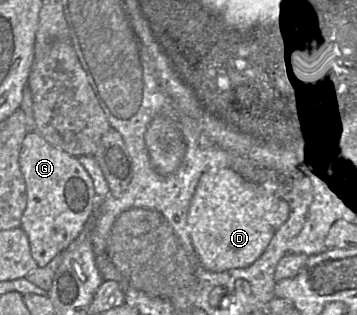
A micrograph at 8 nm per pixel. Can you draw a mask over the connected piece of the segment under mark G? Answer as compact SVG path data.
M36 131L25 135L19 165L27 195L20 228L28 236L37 267L44 267L76 239L86 224L91 224L101 200L78 158L54 147Z

